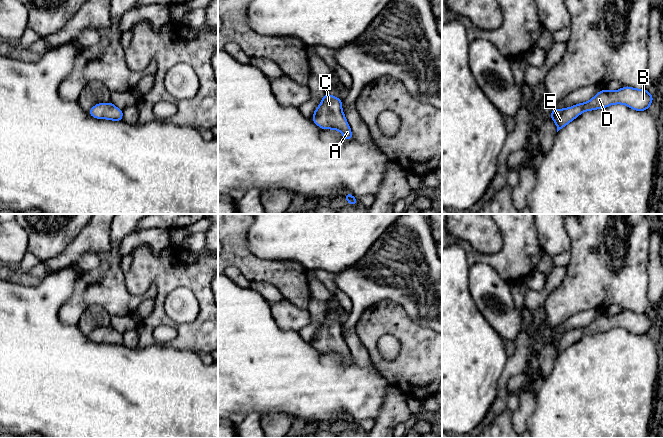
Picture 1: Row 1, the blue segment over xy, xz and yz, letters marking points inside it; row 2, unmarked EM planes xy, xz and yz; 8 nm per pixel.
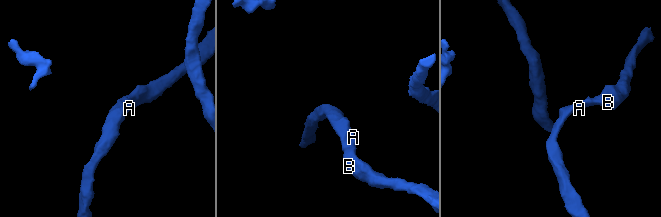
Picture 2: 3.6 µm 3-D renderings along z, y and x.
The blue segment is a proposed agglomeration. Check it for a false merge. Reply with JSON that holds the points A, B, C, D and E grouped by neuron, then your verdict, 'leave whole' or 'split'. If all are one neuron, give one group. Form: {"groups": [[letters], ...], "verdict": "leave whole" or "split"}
{"groups": [["A", "B", "C", "D", "E"]], "verdict": "leave whole"}

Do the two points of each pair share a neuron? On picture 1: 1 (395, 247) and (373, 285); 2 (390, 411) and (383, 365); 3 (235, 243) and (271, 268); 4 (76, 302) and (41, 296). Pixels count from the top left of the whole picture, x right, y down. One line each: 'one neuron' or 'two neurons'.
1: one neuron
2: two neurons
3: one neuron
4: two neurons

